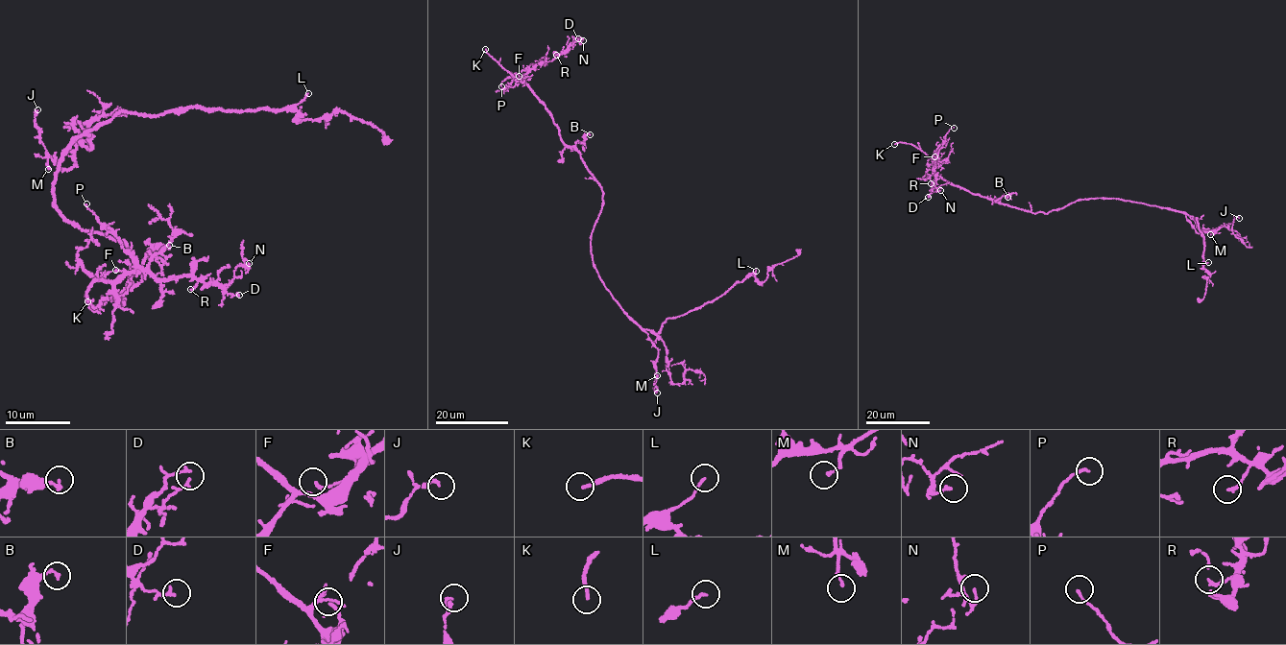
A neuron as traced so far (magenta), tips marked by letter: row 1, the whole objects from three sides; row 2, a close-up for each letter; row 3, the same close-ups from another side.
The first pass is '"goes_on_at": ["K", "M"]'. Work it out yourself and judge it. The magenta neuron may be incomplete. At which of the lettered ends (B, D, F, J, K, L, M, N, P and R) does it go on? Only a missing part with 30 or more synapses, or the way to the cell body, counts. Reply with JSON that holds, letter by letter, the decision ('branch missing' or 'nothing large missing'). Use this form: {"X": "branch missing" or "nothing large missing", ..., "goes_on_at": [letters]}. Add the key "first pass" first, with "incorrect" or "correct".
{"first pass": "correct", "B": "nothing large missing", "D": "nothing large missing", "F": "nothing large missing", "J": "nothing large missing", "K": "branch missing", "L": "nothing large missing", "M": "branch missing", "N": "nothing large missing", "P": "nothing large missing", "R": "nothing large missing", "goes_on_at": ["K", "M"]}

